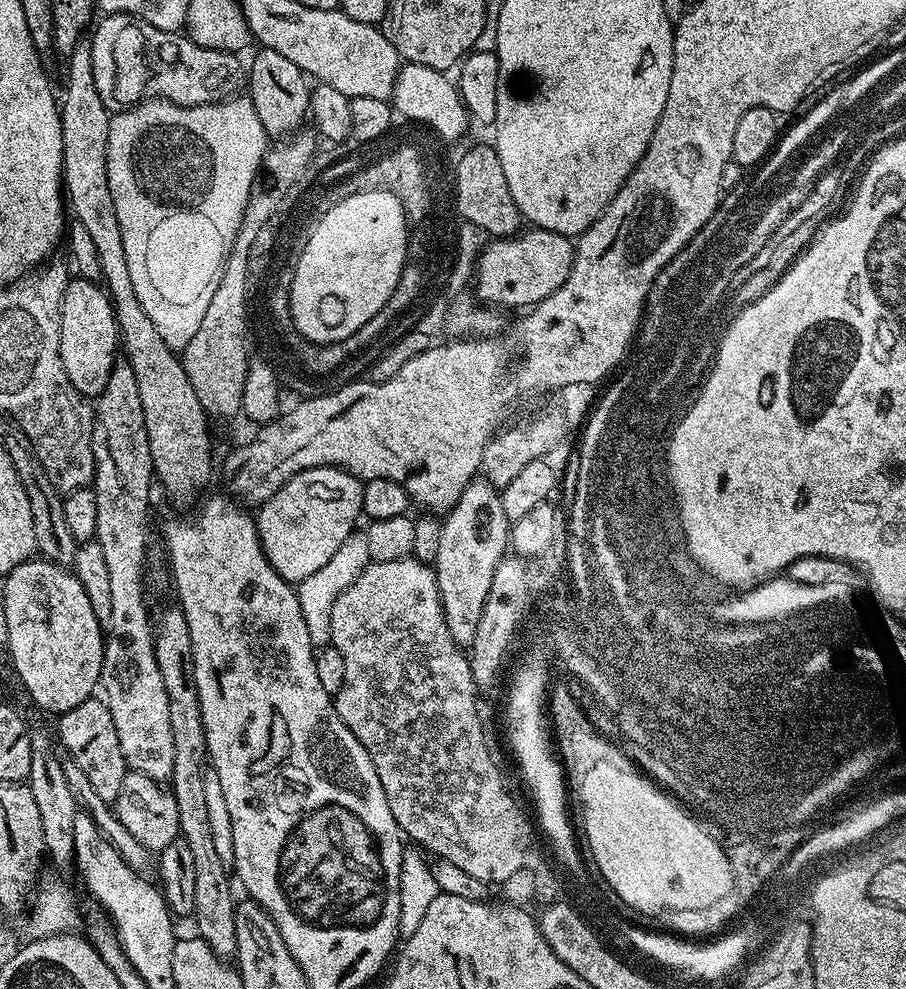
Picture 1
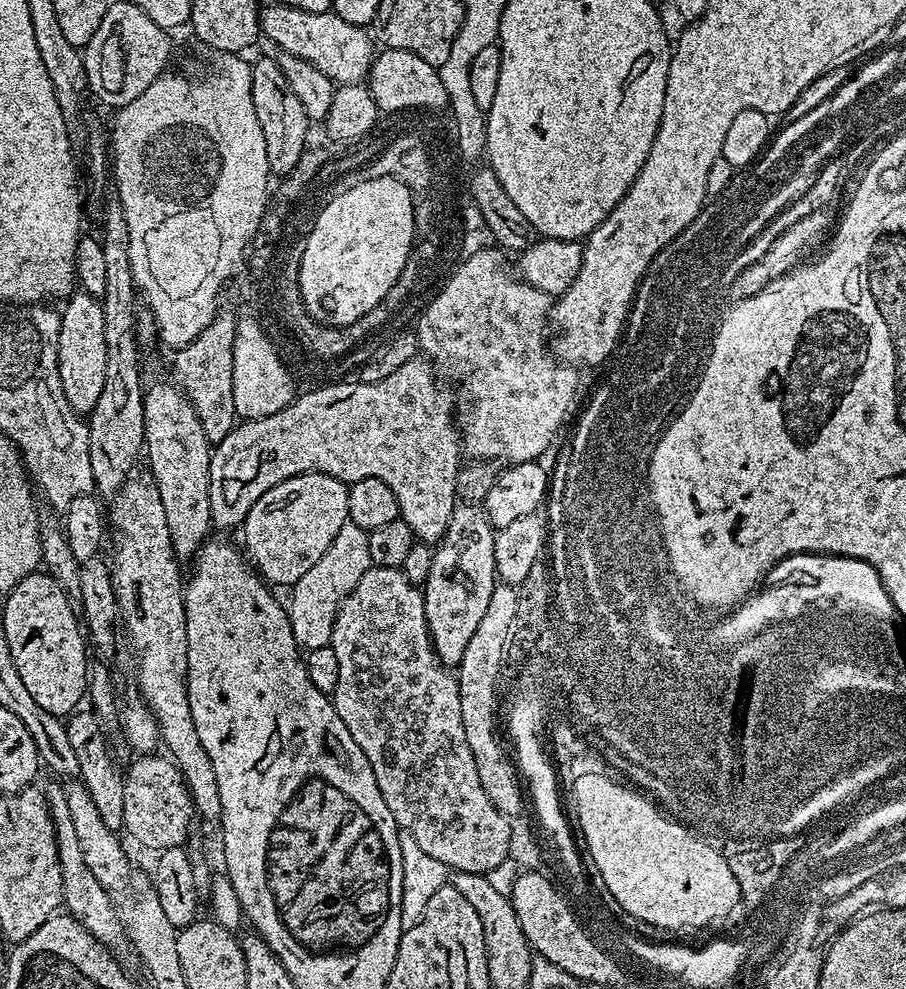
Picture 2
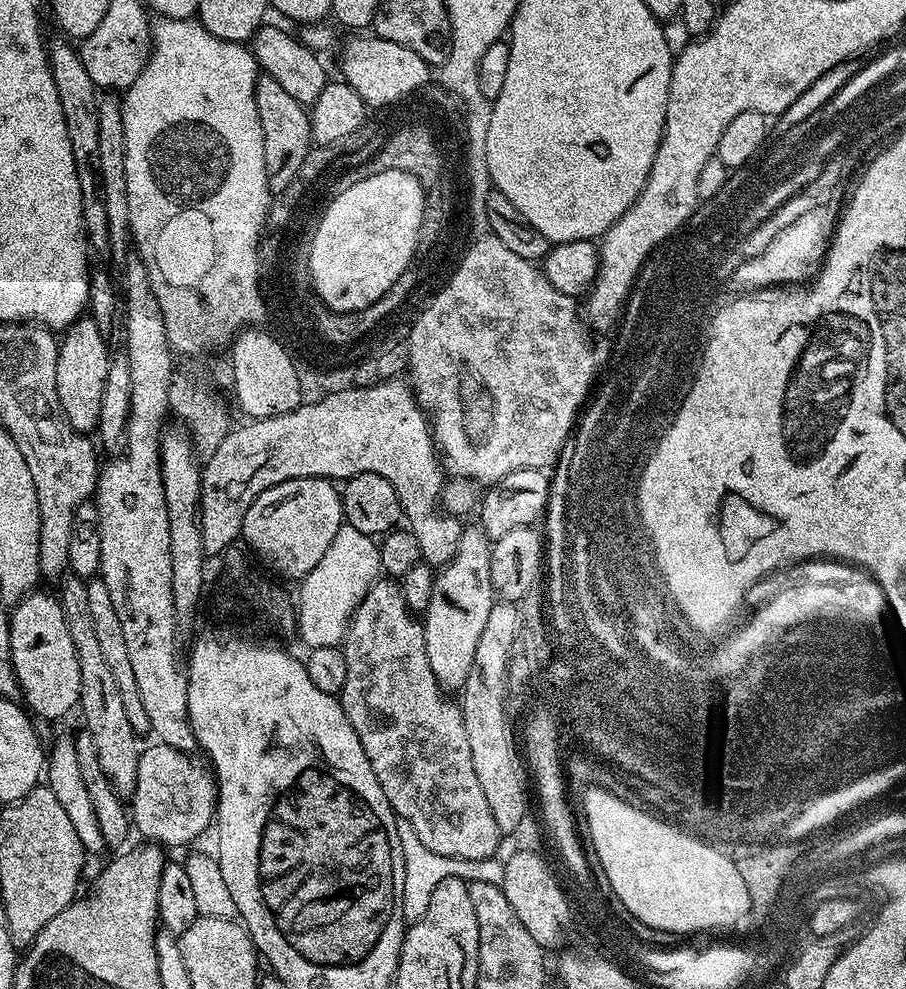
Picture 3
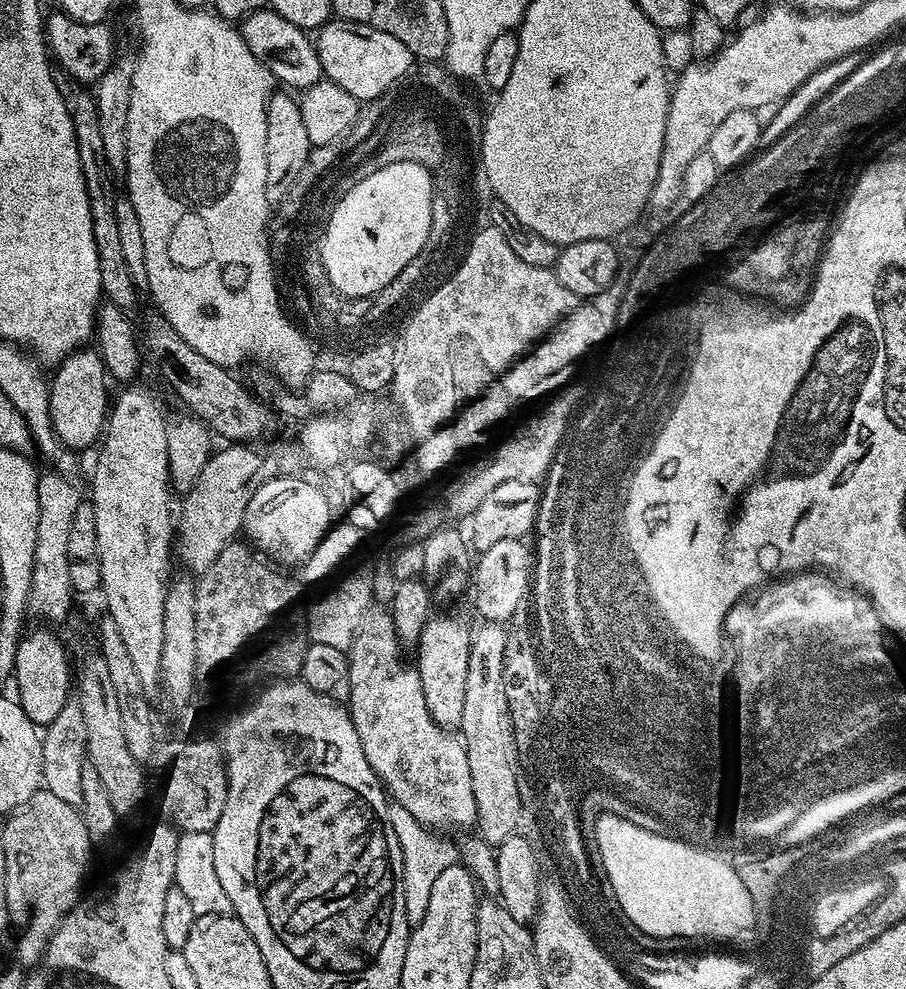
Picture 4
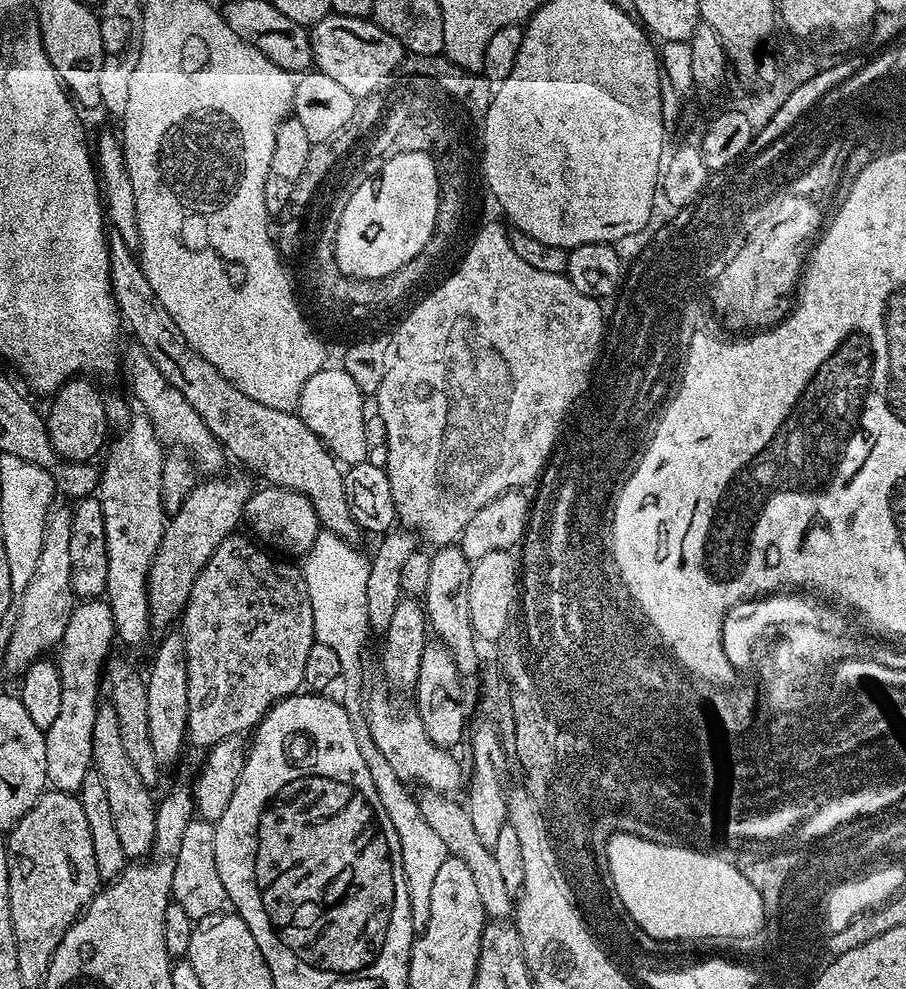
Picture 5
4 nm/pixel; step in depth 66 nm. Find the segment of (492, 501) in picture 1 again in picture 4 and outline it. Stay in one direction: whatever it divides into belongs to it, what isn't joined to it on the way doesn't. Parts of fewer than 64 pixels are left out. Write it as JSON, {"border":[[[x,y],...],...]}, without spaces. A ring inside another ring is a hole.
{"border":[[[433,615],[421,632],[415,645],[414,663],[422,678],[427,706],[432,716],[444,728],[459,729],[462,722],[462,706],[466,706],[466,674],[470,662],[470,646],[473,633],[460,620],[452,616]]]}

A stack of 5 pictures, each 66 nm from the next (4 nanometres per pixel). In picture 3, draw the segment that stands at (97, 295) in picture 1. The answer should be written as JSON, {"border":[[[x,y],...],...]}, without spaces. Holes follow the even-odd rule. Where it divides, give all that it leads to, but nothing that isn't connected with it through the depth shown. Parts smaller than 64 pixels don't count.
{"border":[[[81,318],[66,329],[65,340],[59,341],[60,353],[56,359],[56,381],[58,382],[58,402],[60,403],[60,415],[74,430],[88,434],[99,425],[100,411],[102,410],[102,390],[106,390],[106,374],[108,373],[108,361],[110,351],[105,333],[98,330],[96,321],[91,318]]]}

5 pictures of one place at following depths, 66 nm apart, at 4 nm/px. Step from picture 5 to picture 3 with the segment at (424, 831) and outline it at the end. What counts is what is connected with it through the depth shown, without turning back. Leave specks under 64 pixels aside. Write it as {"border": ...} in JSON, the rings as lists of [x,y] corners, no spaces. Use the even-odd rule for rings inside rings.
{"border":[[[397,819],[398,842],[402,842],[402,862],[404,863],[404,885],[402,886],[402,918],[405,925],[416,924],[426,914],[426,906],[430,906],[430,894],[438,890],[438,882],[444,882],[446,878],[458,878],[465,882],[481,880],[482,882],[494,882],[499,884],[502,878],[506,878],[504,860],[493,858],[491,860],[459,860],[453,856],[443,856],[430,850],[418,838],[414,826],[410,822]]]}

